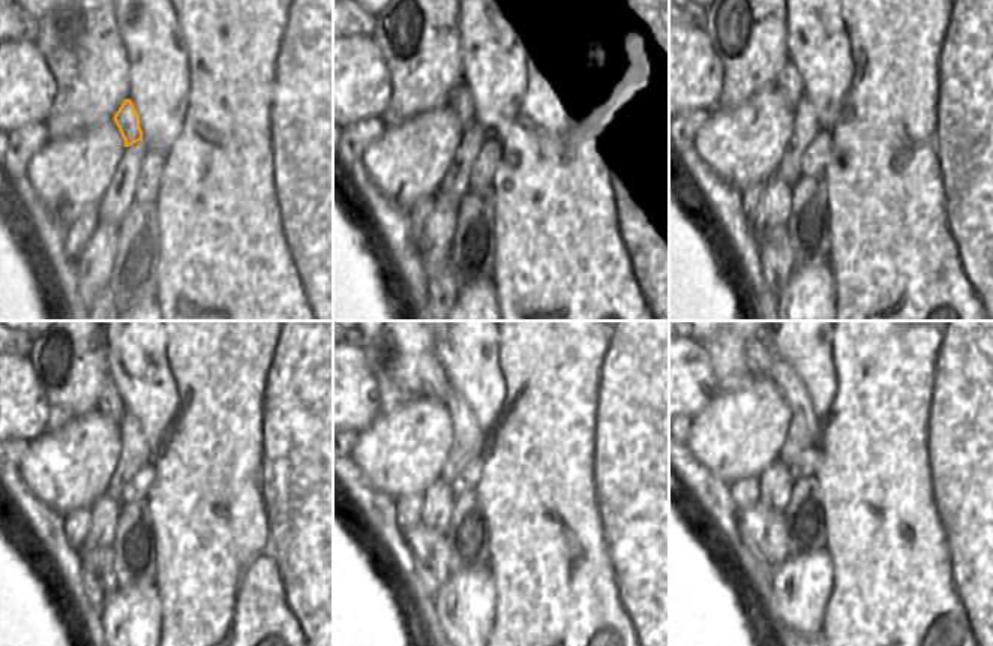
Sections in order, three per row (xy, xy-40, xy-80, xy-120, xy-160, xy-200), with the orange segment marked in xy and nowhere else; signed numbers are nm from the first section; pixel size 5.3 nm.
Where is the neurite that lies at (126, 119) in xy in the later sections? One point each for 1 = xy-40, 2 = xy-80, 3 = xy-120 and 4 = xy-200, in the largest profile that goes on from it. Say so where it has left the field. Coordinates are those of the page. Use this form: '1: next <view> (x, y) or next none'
1: next xy-40 (461, 101)
2: next xy-80 (789, 83)
3: next xy-120 (111, 405)
4: next xy-200 (758, 352)

